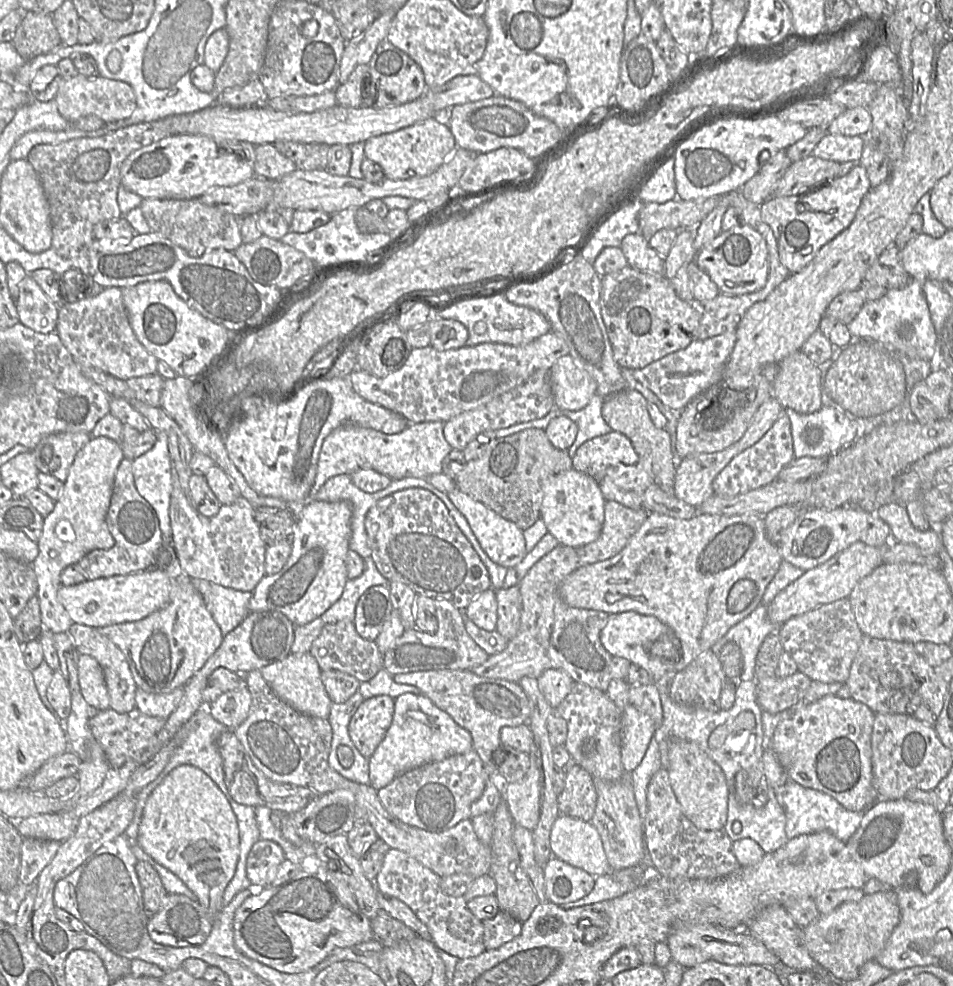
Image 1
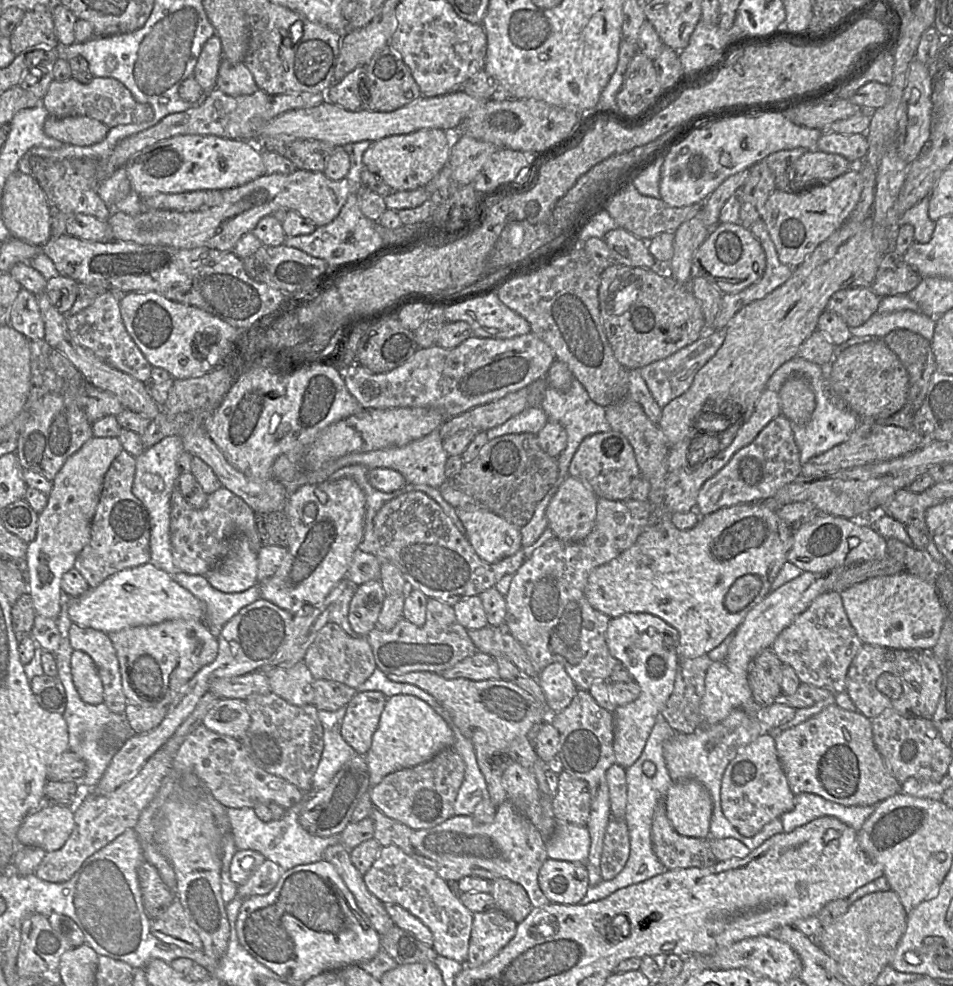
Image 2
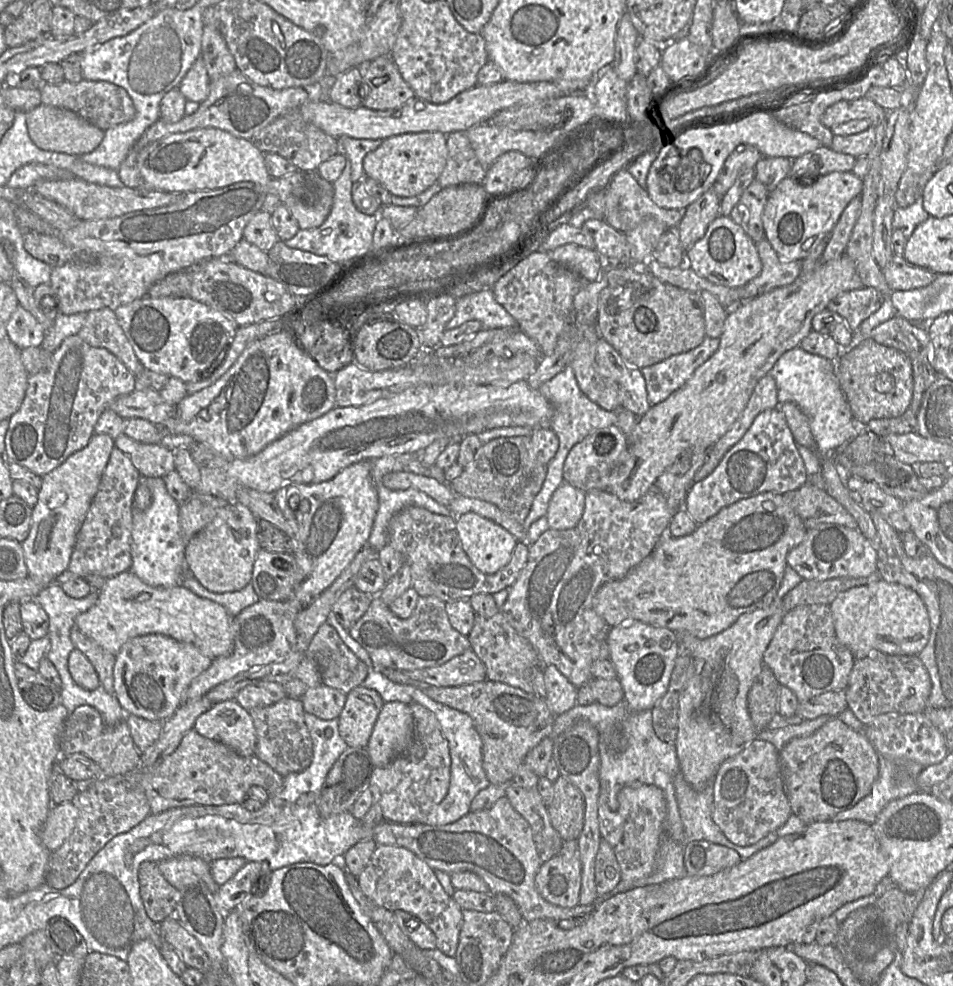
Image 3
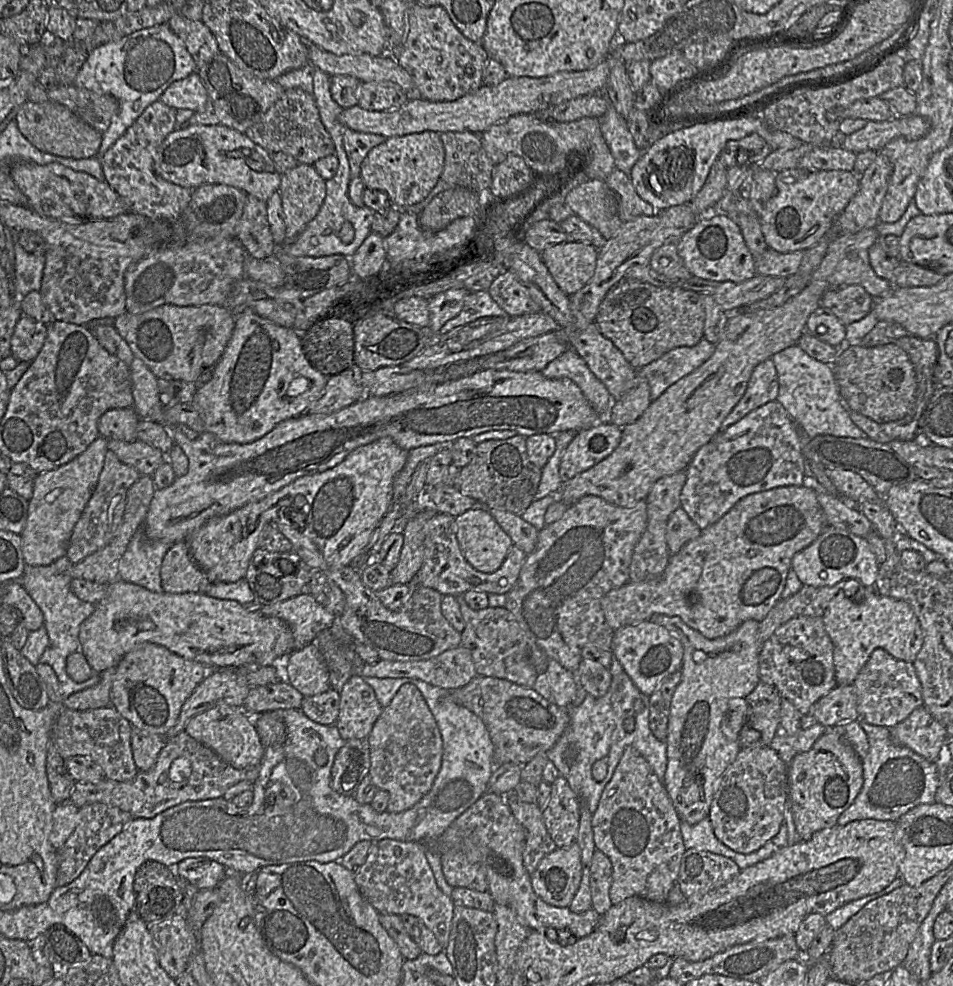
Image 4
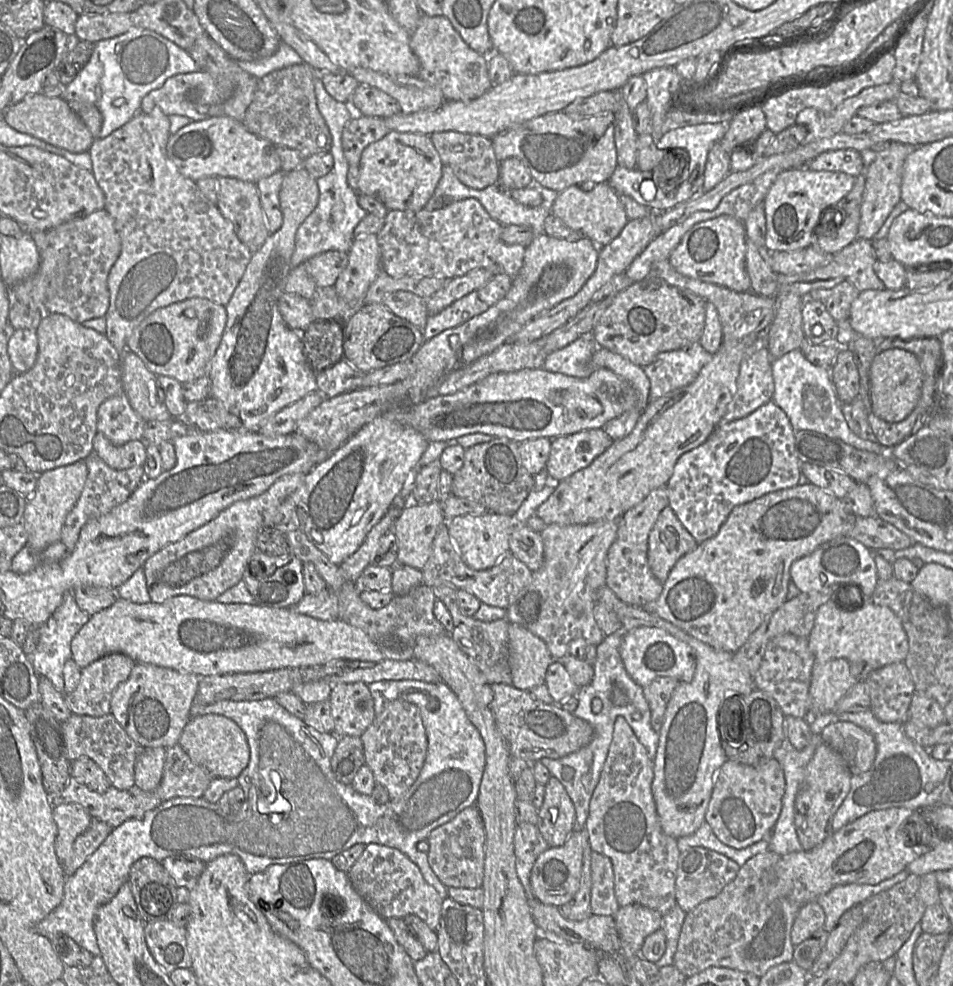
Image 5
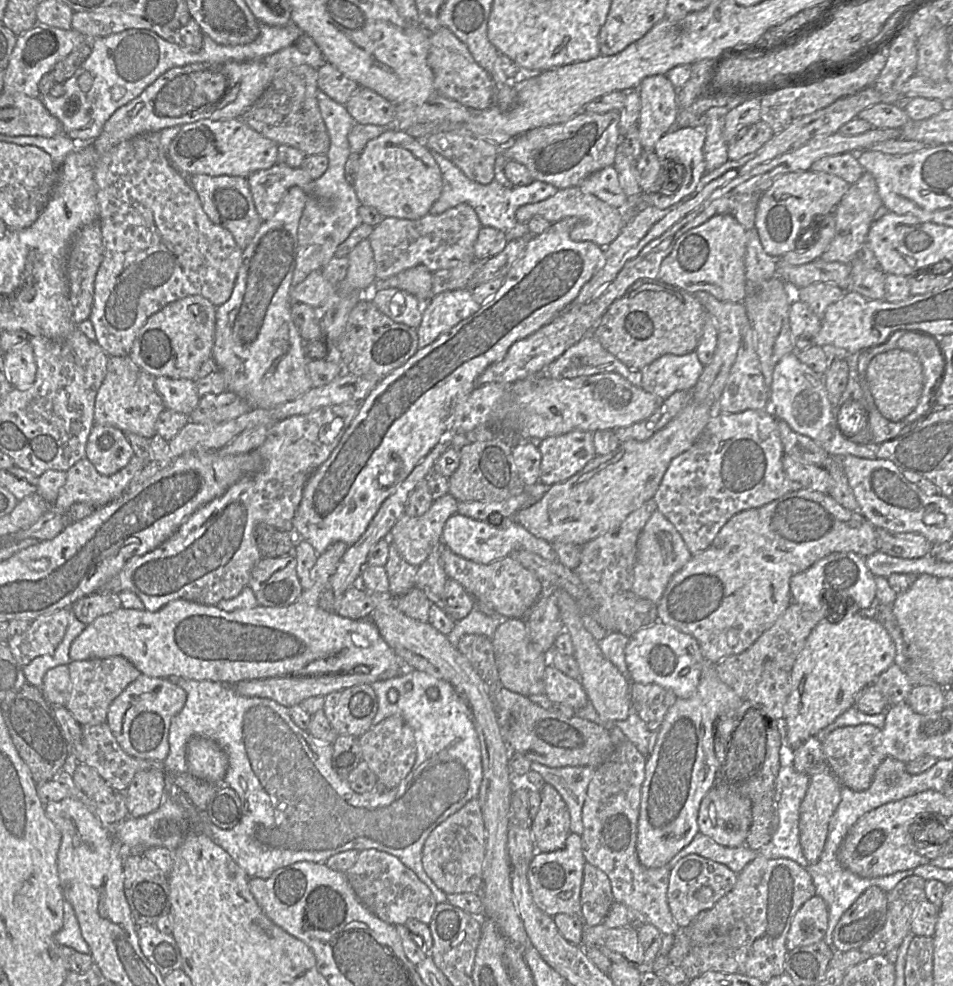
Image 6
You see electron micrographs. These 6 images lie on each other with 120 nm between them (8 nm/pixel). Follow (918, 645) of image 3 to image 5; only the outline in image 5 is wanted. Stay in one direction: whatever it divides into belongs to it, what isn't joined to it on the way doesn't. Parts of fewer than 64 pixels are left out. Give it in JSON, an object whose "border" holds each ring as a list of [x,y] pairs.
{"border":[[[837,591],[832,599],[818,609],[808,636],[809,649],[814,656],[809,686],[813,715],[833,712],[837,702],[855,684],[863,682],[878,668],[904,662],[909,650],[907,634],[900,619],[890,608],[876,605],[871,599],[860,605],[857,605],[858,602],[846,603],[841,594],[847,592]]]}

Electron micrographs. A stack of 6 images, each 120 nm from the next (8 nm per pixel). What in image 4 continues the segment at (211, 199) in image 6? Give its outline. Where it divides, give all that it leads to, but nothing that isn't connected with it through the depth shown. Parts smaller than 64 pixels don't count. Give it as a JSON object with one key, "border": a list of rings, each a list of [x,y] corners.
{"border":[[[248,194],[243,214],[235,228],[237,237],[247,254],[257,259],[274,255],[276,244],[267,219],[265,202]]]}

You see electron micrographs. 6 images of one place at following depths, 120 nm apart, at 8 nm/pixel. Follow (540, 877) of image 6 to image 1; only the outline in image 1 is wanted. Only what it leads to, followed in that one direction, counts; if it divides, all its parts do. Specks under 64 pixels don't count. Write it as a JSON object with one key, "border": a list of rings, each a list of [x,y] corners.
{"border":[[[551,857],[543,866],[546,900],[562,906],[587,896],[595,877],[581,868]]]}

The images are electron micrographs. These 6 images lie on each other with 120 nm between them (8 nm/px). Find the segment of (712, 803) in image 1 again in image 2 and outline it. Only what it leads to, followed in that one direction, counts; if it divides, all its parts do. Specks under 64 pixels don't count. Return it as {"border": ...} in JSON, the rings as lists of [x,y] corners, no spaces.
{"border":[[[694,779],[674,782],[664,799],[666,814],[677,833],[708,838],[712,800],[707,789]]]}

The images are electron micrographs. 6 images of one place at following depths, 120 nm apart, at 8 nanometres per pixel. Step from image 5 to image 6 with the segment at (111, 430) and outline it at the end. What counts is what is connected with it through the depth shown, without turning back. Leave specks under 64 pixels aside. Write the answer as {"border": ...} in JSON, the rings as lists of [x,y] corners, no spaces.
{"border":[[[109,356],[107,372],[94,406],[95,424],[113,426],[124,433],[134,433],[151,439],[156,435],[156,422],[166,409],[155,387],[155,377],[145,372],[129,357]]]}

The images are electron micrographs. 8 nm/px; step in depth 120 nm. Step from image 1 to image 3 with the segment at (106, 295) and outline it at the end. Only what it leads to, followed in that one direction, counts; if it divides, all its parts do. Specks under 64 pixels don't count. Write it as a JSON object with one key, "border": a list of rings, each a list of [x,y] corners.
{"border":[[[101,308],[88,312],[86,322],[77,334],[89,345],[110,351],[134,376],[138,377],[145,371],[145,367],[137,358],[121,328],[114,310]]]}

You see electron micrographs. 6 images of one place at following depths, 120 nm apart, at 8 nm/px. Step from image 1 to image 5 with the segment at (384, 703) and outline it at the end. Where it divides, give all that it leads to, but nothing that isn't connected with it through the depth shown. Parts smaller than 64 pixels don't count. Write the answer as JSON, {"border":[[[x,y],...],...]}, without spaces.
{"border":[[[362,682],[333,684],[328,700],[337,737],[360,737],[376,717],[372,695]]]}

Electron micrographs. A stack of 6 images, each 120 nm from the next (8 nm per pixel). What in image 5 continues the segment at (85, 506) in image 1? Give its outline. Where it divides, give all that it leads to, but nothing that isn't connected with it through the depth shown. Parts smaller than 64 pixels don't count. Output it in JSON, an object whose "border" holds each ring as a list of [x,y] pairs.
{"border":[[[84,460],[61,466],[38,475],[37,487],[27,499],[23,524],[28,532],[27,547],[40,554],[48,546],[60,541],[61,531],[69,512],[77,503],[87,479],[88,469]]]}

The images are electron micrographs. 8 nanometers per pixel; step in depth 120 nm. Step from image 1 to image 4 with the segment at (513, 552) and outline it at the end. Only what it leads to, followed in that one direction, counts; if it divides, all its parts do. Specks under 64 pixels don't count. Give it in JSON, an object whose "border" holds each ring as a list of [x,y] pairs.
{"border":[[[472,508],[455,517],[455,535],[466,561],[475,570],[487,574],[501,567],[509,549],[513,546],[511,538],[484,508]]]}

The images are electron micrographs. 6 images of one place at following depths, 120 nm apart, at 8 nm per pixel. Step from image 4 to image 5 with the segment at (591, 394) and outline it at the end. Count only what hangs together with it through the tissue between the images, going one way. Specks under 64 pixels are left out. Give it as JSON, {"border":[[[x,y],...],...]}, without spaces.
{"border":[[[592,333],[583,334],[562,349],[549,354],[542,367],[547,371],[567,376],[589,377],[595,369],[599,369],[594,368],[591,361],[597,347]]]}

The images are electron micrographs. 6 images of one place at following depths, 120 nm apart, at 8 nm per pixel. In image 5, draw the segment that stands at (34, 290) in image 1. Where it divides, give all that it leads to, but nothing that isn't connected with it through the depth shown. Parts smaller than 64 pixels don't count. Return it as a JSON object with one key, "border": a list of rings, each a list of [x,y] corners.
{"border":[[[10,330],[7,350],[15,373],[22,374],[29,371],[36,363],[38,355],[36,330]]]}

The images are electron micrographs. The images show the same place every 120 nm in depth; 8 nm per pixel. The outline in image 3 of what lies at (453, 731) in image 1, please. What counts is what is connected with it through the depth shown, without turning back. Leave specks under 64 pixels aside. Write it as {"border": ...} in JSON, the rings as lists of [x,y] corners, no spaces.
{"border":[[[402,702],[384,703],[367,744],[373,767],[384,767],[414,743],[410,707]]]}

